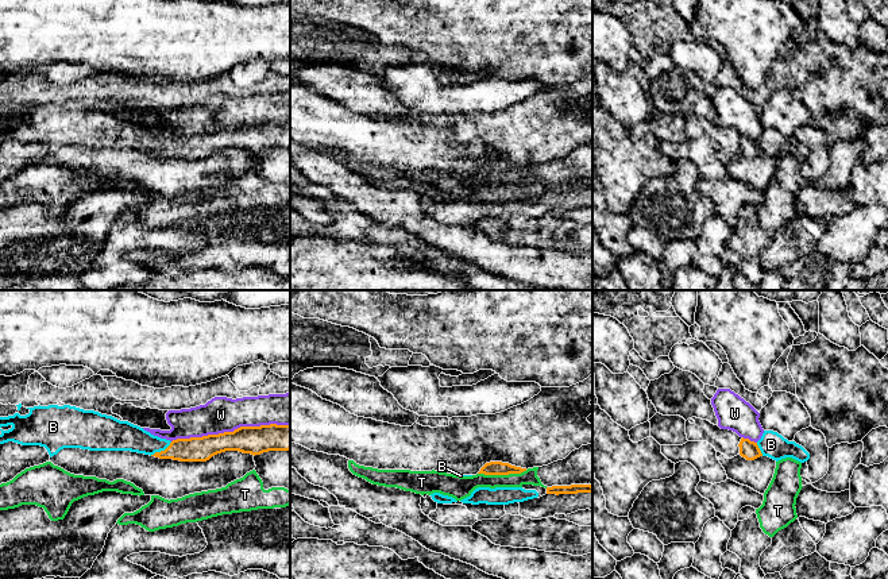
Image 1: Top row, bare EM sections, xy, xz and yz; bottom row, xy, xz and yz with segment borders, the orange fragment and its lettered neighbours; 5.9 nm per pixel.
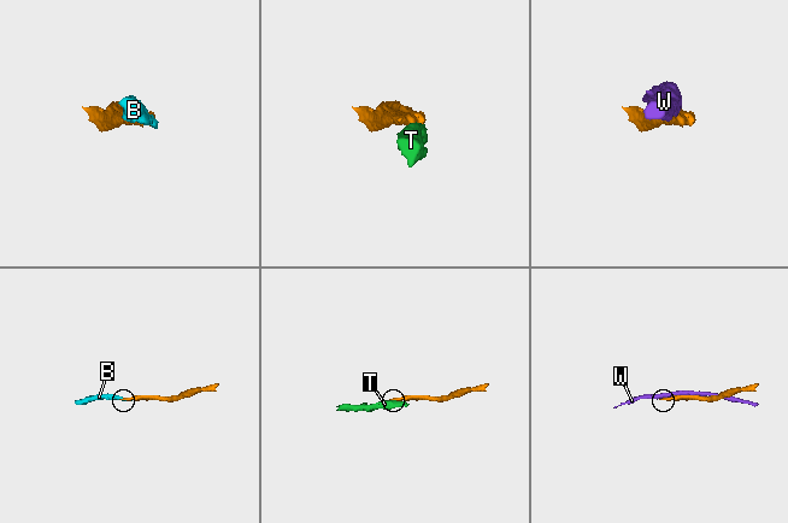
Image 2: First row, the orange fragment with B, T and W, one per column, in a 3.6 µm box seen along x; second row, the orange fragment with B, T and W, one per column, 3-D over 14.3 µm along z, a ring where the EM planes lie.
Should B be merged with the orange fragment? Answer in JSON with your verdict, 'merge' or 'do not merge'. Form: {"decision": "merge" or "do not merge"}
{"decision": "merge"}

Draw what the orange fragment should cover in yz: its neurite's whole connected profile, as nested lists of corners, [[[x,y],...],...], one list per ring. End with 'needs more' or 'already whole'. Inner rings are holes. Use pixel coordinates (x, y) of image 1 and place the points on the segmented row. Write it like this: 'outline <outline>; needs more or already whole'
outline [[[764,431],[757,443],[742,437],[738,447],[740,455],[746,460],[768,456],[776,462],[785,458],[792,458],[800,463],[804,463],[810,459],[810,453],[802,445],[795,441],[788,441],[773,431]]]; needs more

